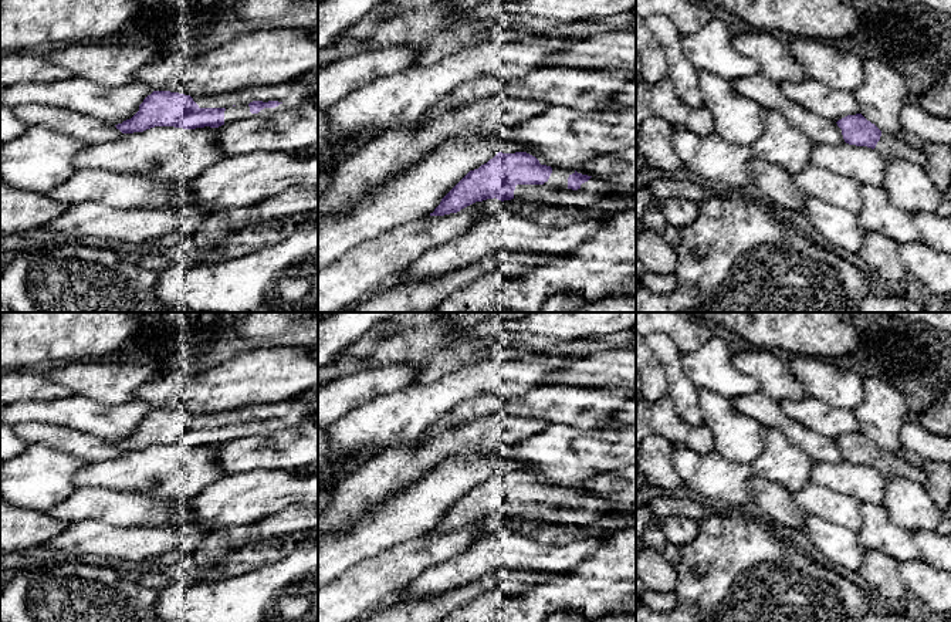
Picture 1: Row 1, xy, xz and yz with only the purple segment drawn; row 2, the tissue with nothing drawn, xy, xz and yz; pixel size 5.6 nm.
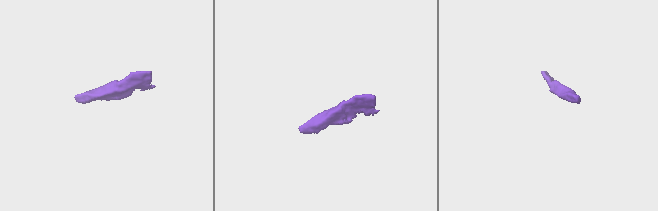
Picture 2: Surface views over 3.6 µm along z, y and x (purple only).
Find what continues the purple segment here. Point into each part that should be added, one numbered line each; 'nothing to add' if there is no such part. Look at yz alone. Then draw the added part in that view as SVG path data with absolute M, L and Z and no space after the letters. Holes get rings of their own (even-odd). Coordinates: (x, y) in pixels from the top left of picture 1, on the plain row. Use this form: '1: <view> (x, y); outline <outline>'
1: yz (890, 465); outline M881 450L880 459L874 469L889 477L904 477L920 484L925 483L927 473L921 467L916 467L904 462L898 454Z

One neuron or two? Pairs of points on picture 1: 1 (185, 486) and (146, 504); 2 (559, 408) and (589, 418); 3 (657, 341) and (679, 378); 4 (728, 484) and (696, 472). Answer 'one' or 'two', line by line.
1: two
2: one
3: one
4: one

